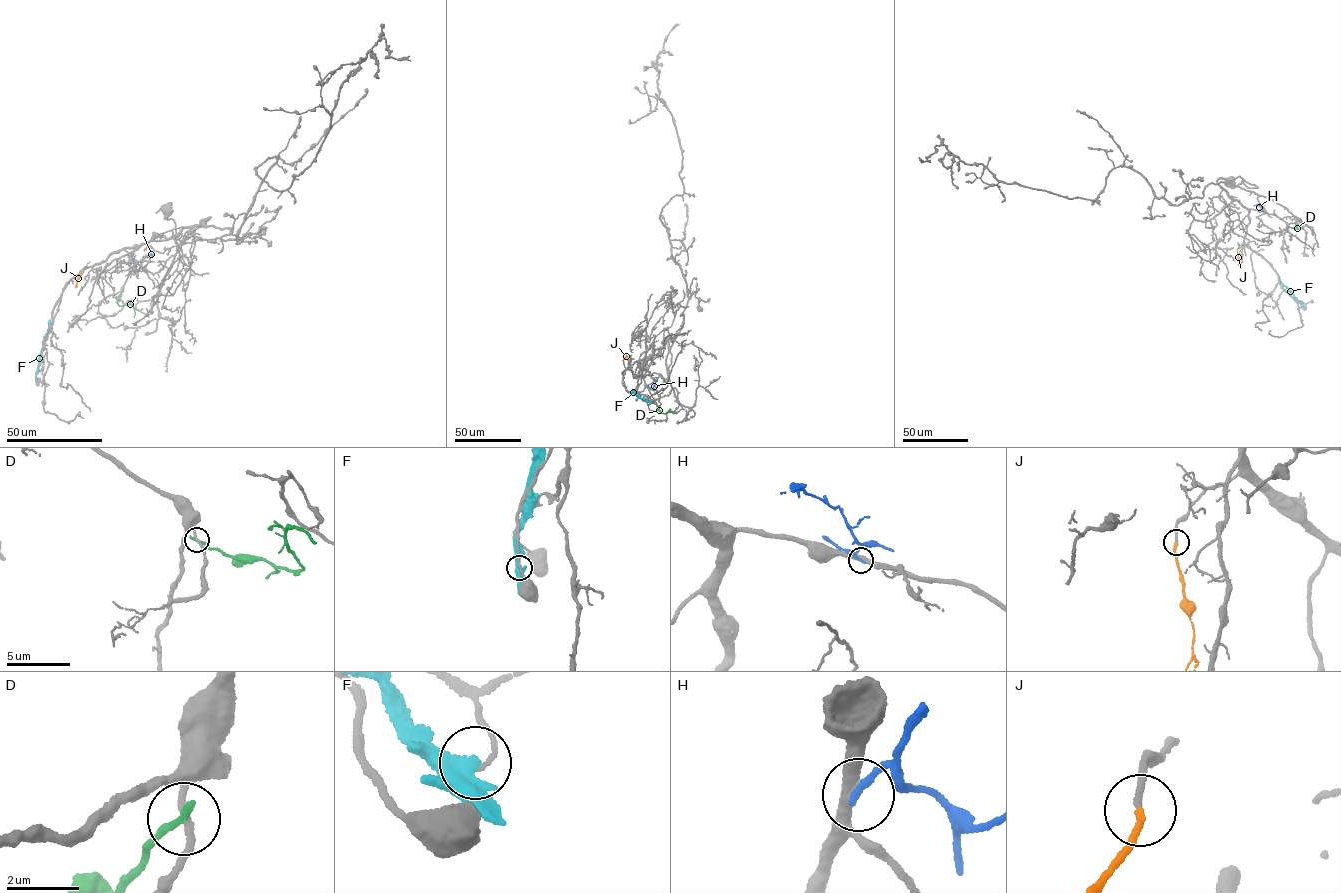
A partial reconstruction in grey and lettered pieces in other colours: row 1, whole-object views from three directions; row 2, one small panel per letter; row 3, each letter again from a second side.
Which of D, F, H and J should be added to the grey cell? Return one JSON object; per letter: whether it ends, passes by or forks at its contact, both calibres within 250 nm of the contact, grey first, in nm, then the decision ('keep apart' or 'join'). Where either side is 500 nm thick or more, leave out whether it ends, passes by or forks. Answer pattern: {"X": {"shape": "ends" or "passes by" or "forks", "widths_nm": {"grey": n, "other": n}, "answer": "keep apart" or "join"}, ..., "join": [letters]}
{"D": {"shape": "ends", "widths_nm": {"grey": 180, "other": 240}, "answer": "keep apart"}, "F": {"shape": "forks", "widths_nm": {"grey": 100, "other": 320}, "answer": "keep apart"}, "H": {"shape": "ends", "widths_nm": {"grey": 380, "other": 200}, "answer": "keep apart"}, "J": {"shape": "ends", "widths_nm": {"grey": 170, "other": 190}, "answer": "join"}, "join": ["J"]}

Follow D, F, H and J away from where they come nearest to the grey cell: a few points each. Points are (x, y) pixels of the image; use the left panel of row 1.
D: (121, 293), (116, 298), (118, 304), (132, 305), (133, 317)
F: (36, 380), (49, 319)
H: (132, 260), (138, 262), (152, 253)
J: (83, 270), (75, 288)

